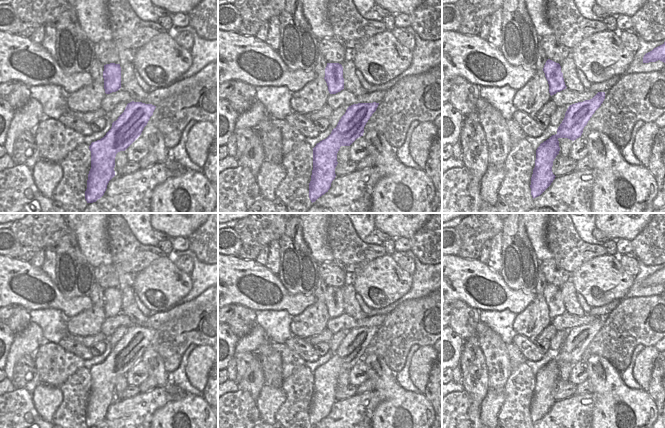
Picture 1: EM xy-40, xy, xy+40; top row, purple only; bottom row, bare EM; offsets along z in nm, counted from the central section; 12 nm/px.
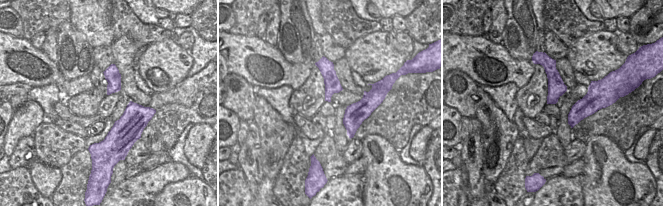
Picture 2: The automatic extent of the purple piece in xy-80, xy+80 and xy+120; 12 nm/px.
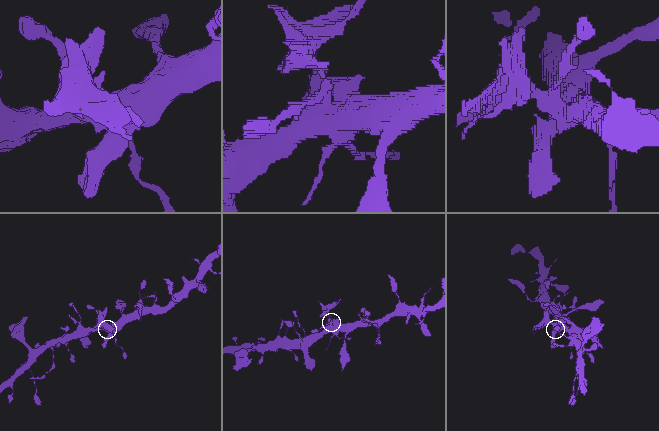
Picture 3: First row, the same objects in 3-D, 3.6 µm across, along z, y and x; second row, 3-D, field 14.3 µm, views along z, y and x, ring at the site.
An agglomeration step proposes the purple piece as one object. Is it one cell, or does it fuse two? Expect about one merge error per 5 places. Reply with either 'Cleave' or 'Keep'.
Cleave

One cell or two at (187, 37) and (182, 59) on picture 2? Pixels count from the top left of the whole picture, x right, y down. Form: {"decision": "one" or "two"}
{"decision": "two"}

